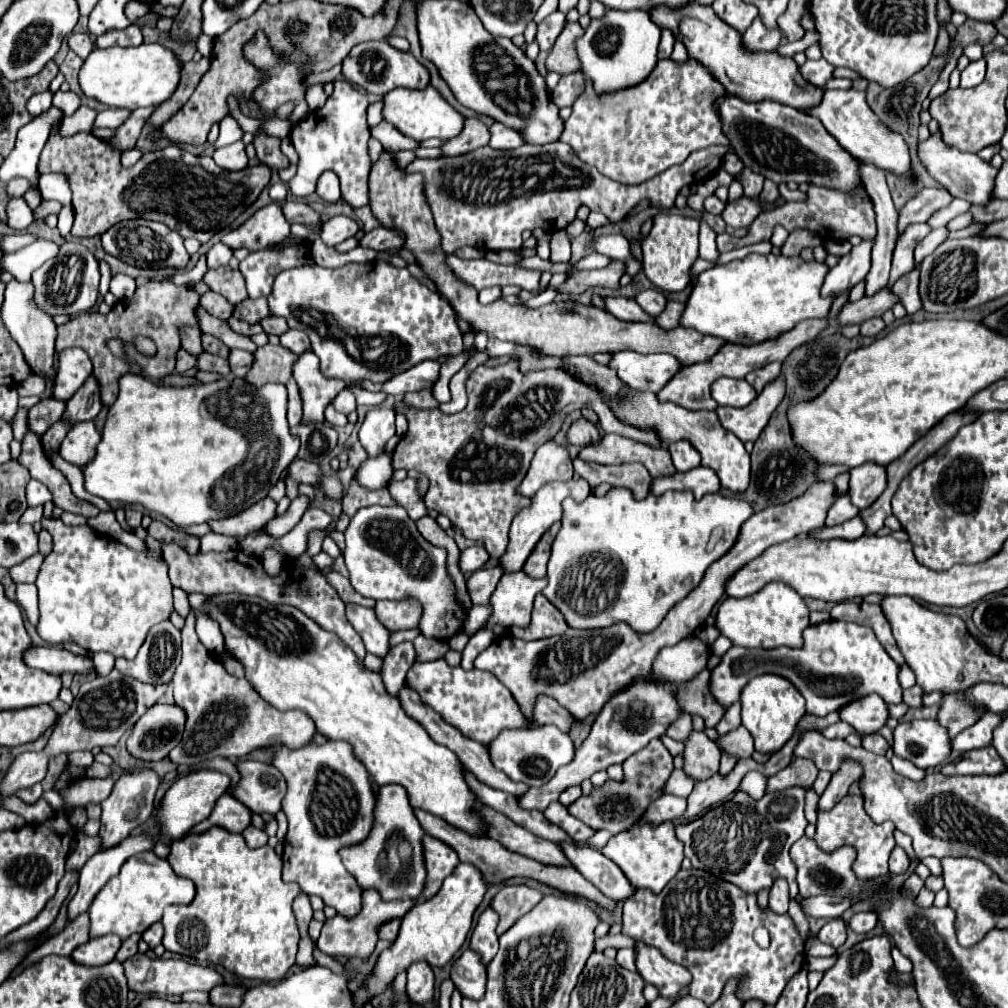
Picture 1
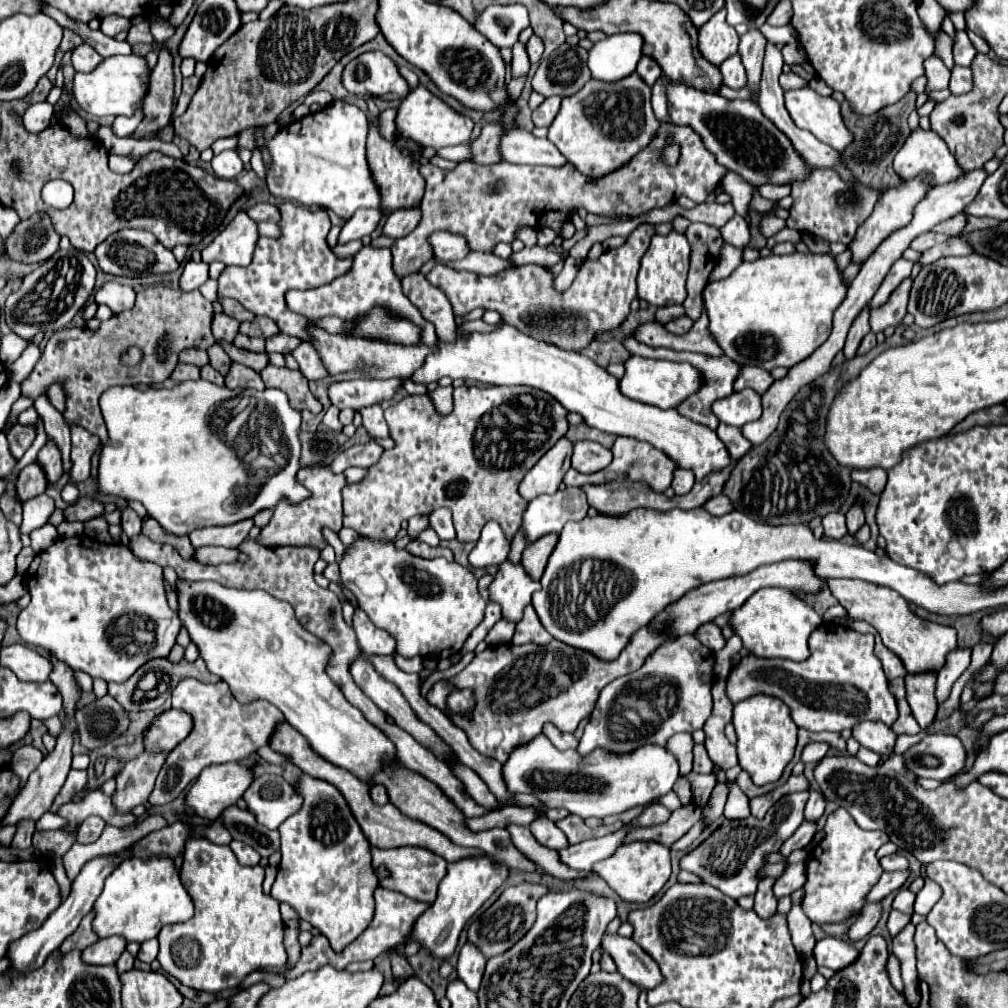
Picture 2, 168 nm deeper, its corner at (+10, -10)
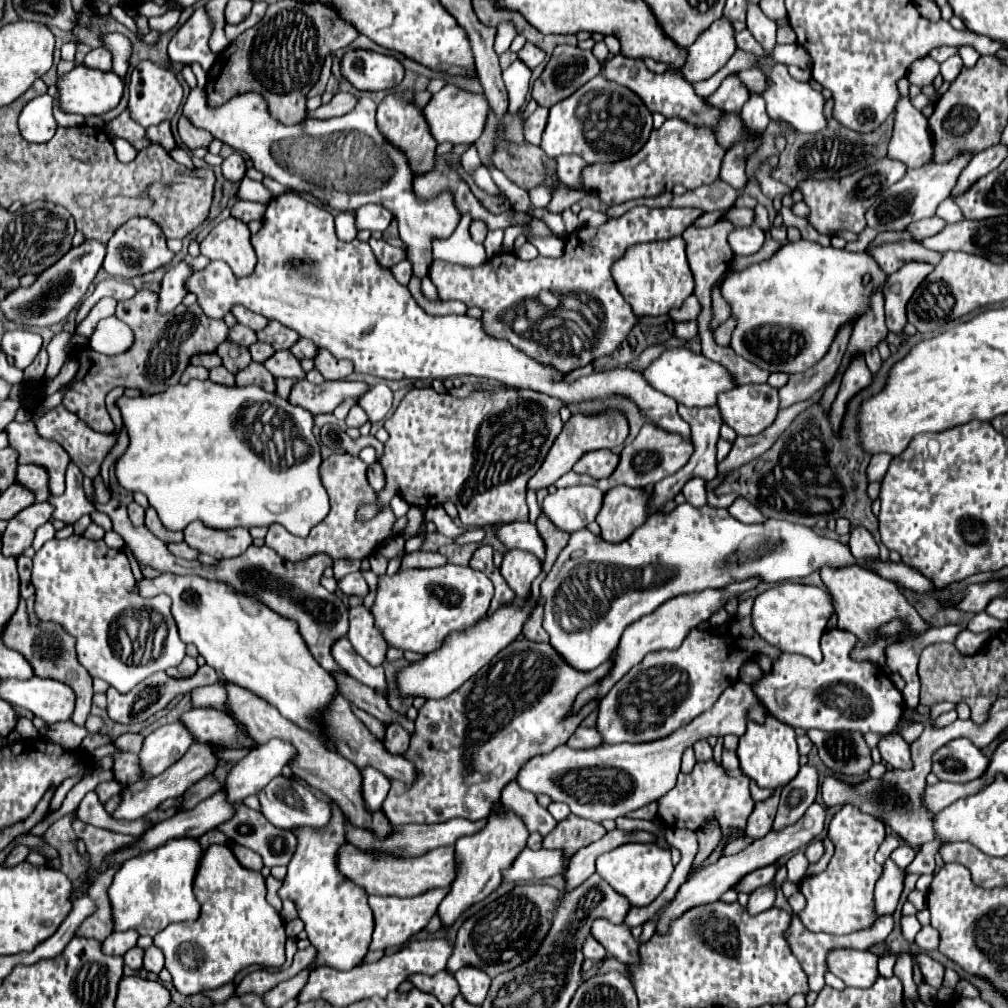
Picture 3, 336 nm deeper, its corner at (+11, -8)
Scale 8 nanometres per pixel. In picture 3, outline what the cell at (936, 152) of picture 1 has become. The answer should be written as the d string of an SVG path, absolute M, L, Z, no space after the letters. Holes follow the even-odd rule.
M910 98L898 100L888 158L894 158L908 168L922 168L934 162L934 144L928 120L910 104Z

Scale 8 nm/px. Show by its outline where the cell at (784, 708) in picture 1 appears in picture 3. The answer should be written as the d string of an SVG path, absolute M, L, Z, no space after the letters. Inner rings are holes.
M772 714L762 726L758 726L758 722L750 722L750 726L746 726L746 734L740 738L736 752L740 758L742 772L752 778L760 788L784 786L798 774L800 754L796 748L796 732L792 726L786 726Z

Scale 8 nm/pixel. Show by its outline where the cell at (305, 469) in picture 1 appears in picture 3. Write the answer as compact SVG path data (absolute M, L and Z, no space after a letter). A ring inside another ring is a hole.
M348 452L330 454L326 460L322 460L322 466L318 468L318 472L322 478L322 486L326 486L326 492L330 496L330 514L322 522L318 522L318 526L314 526L314 530L310 530L310 534L306 538L298 538L294 534L290 534L284 526L274 524L268 528L266 546L274 548L282 558L292 560L292 562L306 560L314 554L330 554L332 558L364 560L368 554L378 550L380 544L390 536L392 524L396 522L390 506L386 510L382 510L378 516L374 516L372 520L368 520L366 524L356 522L354 512L356 512L358 504L374 502L374 498L376 498L376 492L366 482L366 464L358 456L352 456Z

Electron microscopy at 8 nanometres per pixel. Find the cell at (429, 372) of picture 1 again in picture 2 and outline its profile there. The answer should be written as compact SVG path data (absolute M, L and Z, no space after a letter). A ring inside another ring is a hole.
M359 378L359 380L349 380L349 382L335 382L329 386L329 400L339 410L343 408L361 410L365 406L391 400L399 386L401 386L399 378L389 378L389 380Z

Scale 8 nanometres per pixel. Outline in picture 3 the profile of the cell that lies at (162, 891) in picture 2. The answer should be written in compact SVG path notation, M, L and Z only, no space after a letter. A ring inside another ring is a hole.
M178 838L124 862L108 888L114 930L138 930L138 934L154 936L172 922L196 920L200 904L192 892L192 882L200 856L202 848L194 838Z

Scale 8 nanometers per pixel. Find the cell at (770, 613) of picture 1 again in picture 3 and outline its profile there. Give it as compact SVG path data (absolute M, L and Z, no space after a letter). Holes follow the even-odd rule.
M778 584L770 590L756 596L752 606L752 626L756 634L766 640L770 646L778 646L778 650L788 654L802 654L818 662L822 658L822 652L818 648L820 636L826 630L828 616L834 612L832 598L828 592L816 588L816 586L804 586L804 584Z

